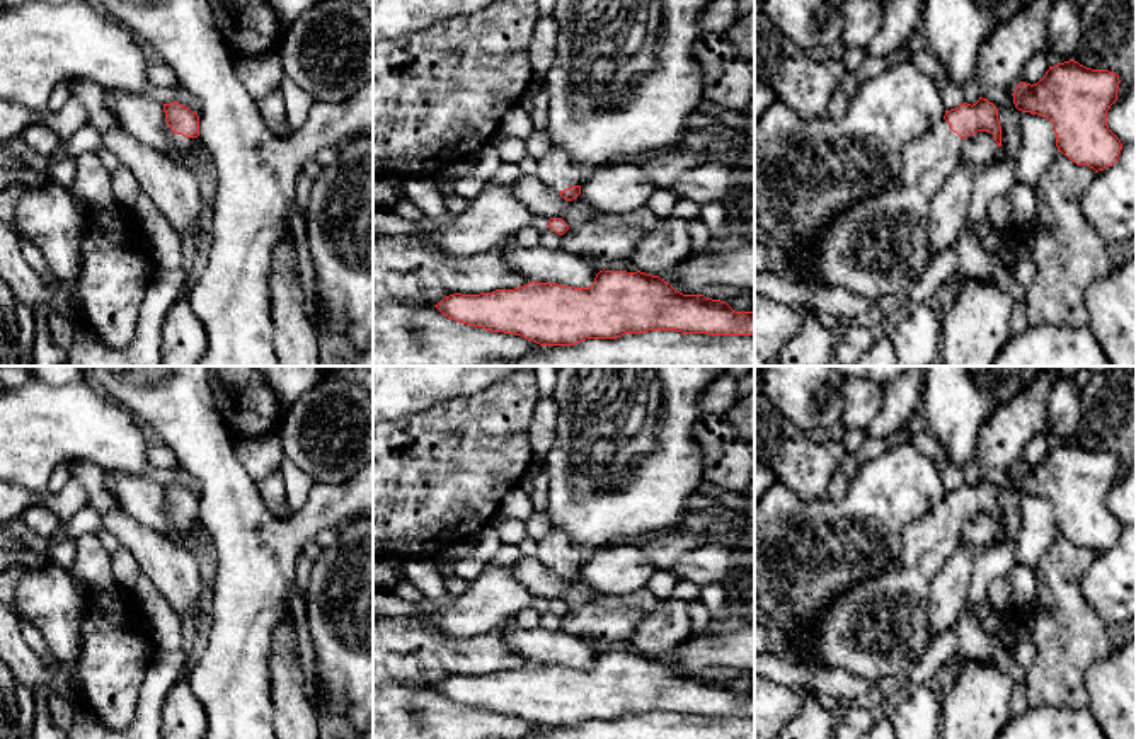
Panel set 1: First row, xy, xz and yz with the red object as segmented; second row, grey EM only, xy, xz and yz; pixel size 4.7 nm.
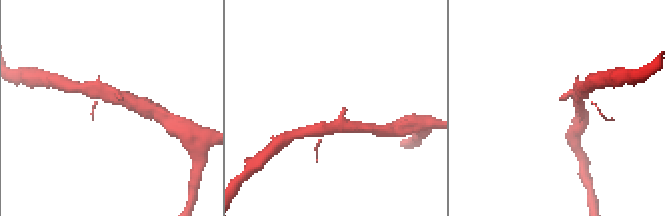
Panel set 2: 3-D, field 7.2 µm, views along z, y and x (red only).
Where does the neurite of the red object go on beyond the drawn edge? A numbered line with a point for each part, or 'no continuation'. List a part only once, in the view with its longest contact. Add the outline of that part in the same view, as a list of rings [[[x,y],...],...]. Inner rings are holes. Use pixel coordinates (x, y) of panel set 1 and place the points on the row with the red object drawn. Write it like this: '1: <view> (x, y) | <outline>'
1: yz (879, 247) | [[[945,119],[911,141],[886,189],[831,220],[811,250],[816,281],[899,306],[932,261],[930,204],[962,163],[961,145]]]

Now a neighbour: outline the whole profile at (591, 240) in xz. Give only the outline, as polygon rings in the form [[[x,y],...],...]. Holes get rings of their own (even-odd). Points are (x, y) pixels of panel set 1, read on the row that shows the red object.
[[[594,221],[569,228],[562,238],[562,249],[576,255],[600,261],[630,259],[644,228],[634,225],[620,225],[606,228]]]

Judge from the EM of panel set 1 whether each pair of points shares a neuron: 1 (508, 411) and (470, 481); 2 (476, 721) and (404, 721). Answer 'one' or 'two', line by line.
1: one
2: one

